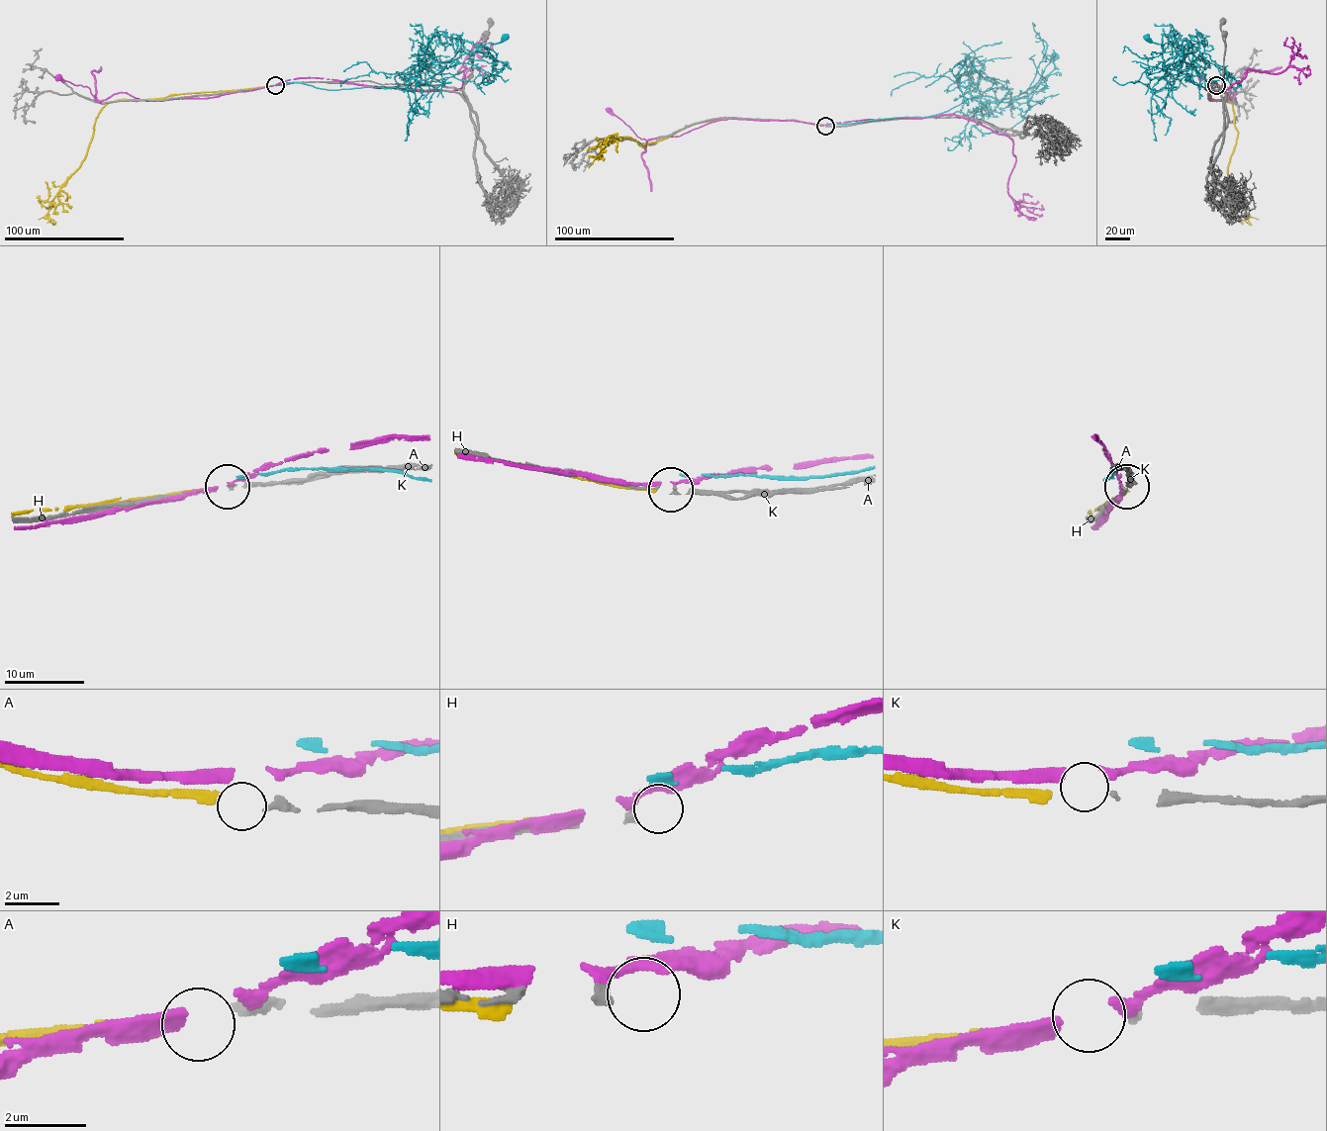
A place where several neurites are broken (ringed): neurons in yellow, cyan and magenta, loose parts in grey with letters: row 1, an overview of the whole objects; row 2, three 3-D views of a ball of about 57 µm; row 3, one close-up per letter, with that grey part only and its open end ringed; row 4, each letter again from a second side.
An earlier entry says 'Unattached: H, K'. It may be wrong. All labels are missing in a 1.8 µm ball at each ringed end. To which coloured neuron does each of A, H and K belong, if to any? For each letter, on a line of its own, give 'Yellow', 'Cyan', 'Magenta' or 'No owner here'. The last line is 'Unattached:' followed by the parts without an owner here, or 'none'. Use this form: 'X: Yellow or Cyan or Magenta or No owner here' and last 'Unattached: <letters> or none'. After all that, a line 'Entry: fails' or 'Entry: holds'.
A: Yellow
H: No owner here
K: No owner here
Unattached: H, K
Entry: holds

